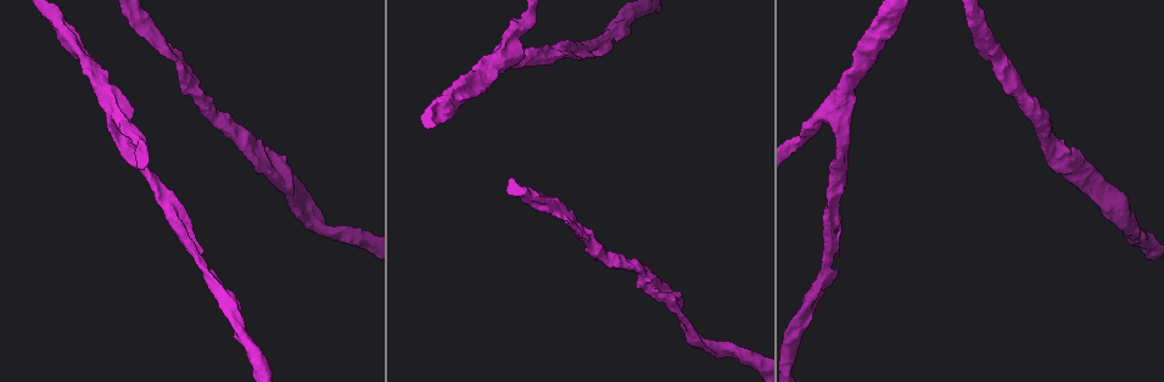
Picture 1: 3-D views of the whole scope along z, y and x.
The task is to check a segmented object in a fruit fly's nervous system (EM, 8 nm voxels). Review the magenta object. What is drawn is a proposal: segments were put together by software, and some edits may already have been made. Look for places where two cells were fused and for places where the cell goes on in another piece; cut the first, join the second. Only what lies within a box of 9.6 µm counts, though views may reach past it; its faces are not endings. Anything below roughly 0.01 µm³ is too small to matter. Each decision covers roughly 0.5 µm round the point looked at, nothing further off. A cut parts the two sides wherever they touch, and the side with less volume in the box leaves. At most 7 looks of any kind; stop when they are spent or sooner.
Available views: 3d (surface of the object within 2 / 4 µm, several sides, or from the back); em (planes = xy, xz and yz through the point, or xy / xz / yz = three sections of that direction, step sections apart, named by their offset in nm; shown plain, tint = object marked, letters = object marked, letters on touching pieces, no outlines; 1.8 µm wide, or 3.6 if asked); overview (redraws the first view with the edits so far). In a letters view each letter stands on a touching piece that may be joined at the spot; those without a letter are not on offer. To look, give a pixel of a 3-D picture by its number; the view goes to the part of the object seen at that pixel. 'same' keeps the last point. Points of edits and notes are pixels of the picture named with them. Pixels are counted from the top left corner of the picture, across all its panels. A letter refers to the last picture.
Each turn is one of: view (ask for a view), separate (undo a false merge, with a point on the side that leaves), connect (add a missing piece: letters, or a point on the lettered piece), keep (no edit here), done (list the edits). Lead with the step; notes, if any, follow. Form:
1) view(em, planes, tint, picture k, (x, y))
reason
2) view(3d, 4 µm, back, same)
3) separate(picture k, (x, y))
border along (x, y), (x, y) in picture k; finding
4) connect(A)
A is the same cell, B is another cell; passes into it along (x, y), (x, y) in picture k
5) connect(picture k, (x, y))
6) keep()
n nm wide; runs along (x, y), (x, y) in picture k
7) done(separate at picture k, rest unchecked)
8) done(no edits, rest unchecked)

view(3d, 2 µm, picture 1, (280, 180))
thick turns thin

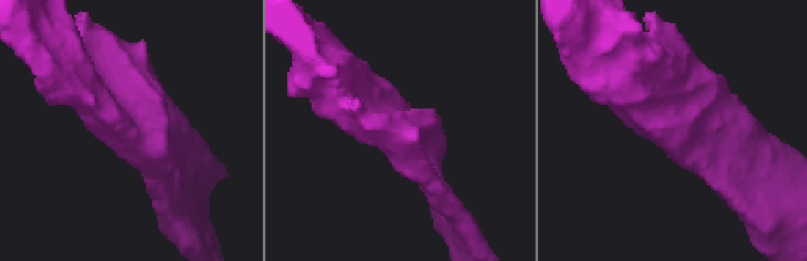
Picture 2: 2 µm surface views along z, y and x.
view(em, xy, step 8, tint, picture 2, (123, 126))
need the tissue

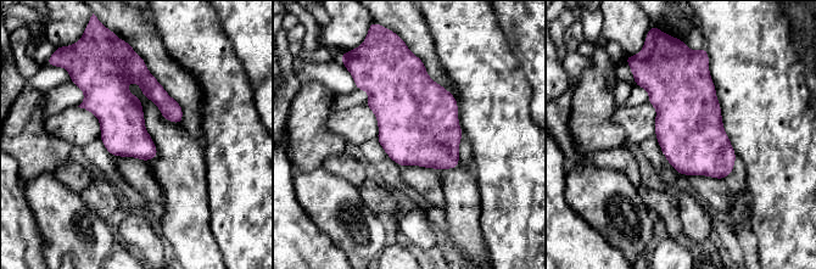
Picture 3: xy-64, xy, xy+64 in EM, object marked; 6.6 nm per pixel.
view(em, planes, letters, same)

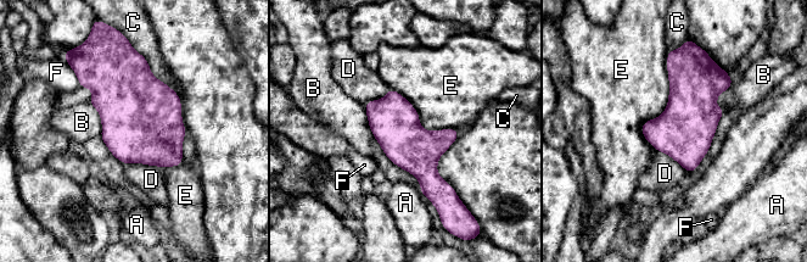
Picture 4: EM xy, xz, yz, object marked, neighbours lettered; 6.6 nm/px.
keep()
A, B, C, D, E and F are other cells; border along (667, 51), (656, 151) in picture 4; continuous, no second cell

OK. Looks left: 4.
view(3d, 4 µm, picture 1, (113, 127))
two arms in line, one across

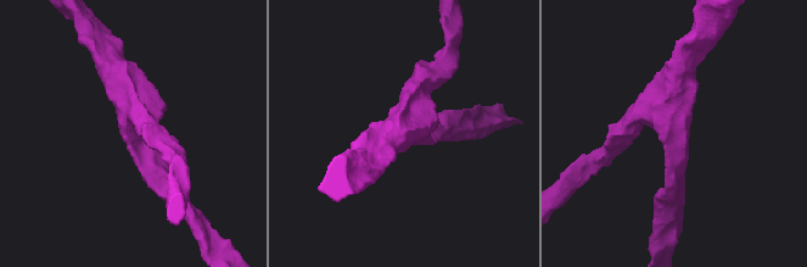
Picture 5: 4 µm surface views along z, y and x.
view(em, 3.6 µm, planes, plain, picture 5, (674, 132))
3 arms; arms of 220, 260, 360 nm

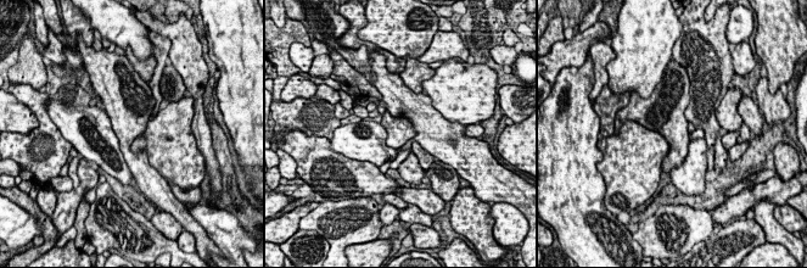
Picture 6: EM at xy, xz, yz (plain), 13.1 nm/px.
view(em, 3.6 µm, planes, letters, same)
what lies round it

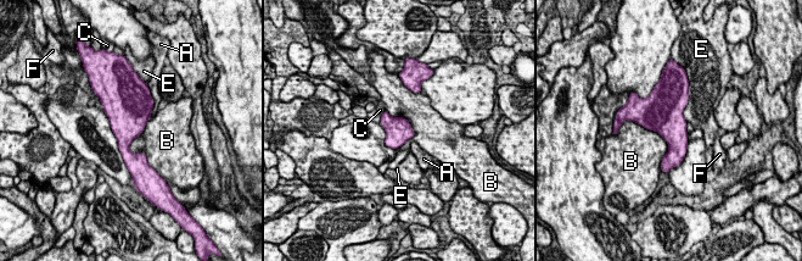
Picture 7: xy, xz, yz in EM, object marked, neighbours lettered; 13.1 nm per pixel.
keep()
A, B, C, E and F are other cells; continuous, no second cell

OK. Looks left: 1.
done(no edits, rest unchecked)

